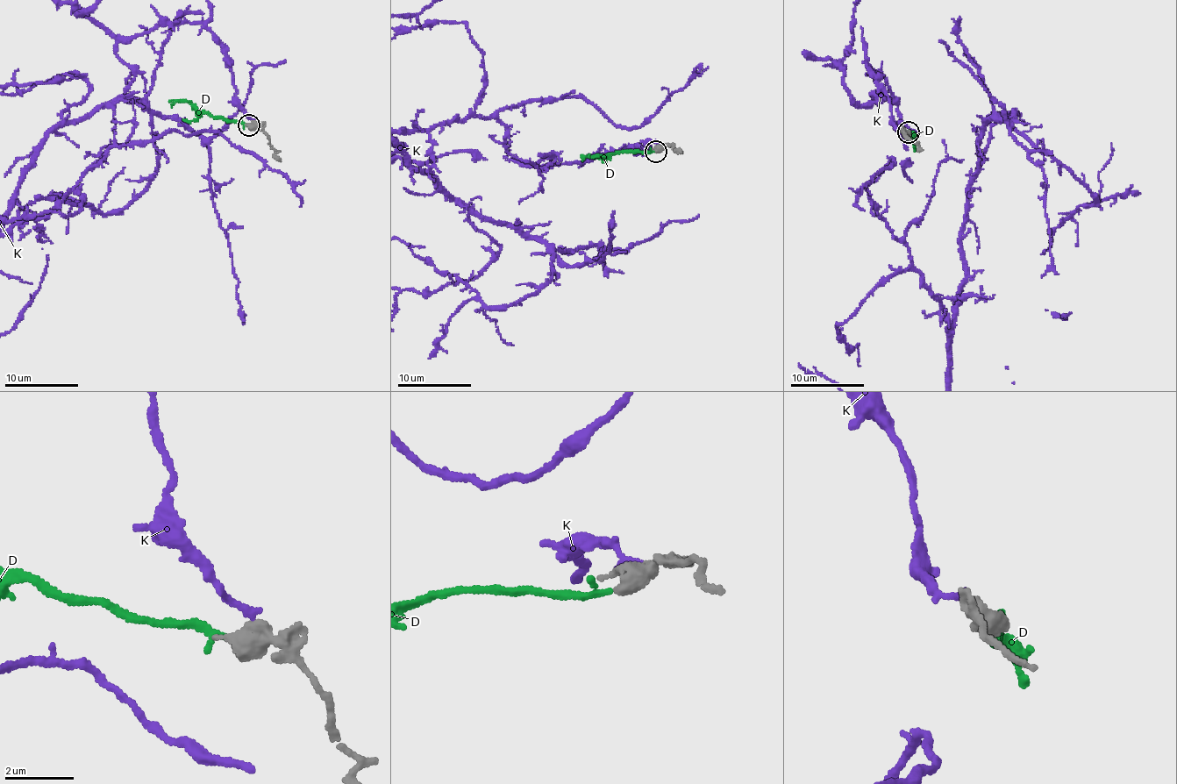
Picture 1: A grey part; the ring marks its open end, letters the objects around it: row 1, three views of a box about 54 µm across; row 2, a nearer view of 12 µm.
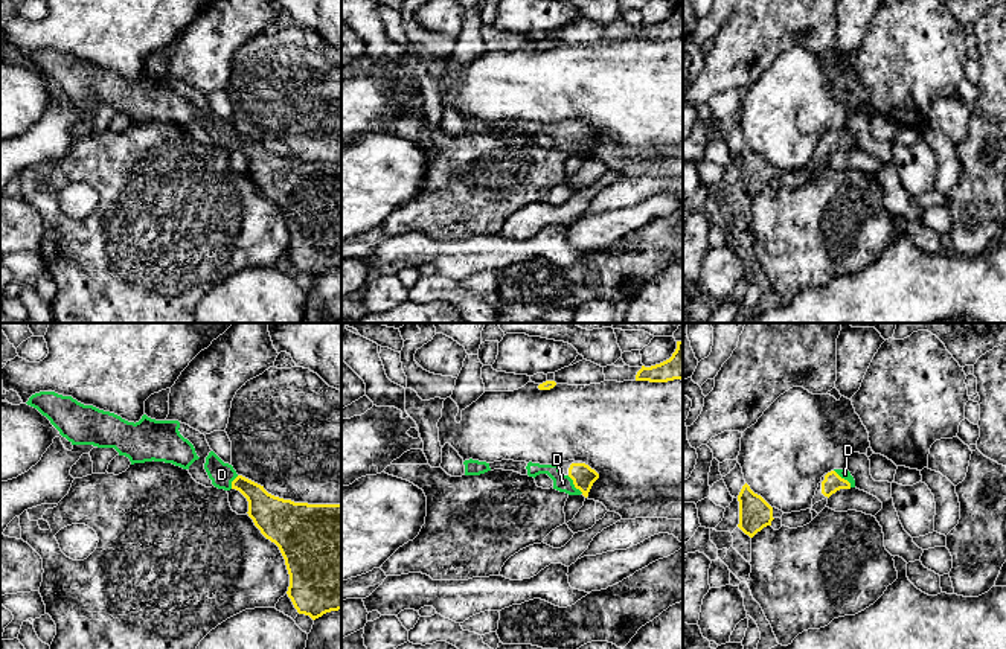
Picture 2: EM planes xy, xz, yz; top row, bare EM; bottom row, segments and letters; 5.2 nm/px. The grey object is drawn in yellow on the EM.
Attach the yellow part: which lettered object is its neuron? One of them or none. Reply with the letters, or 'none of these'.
D

